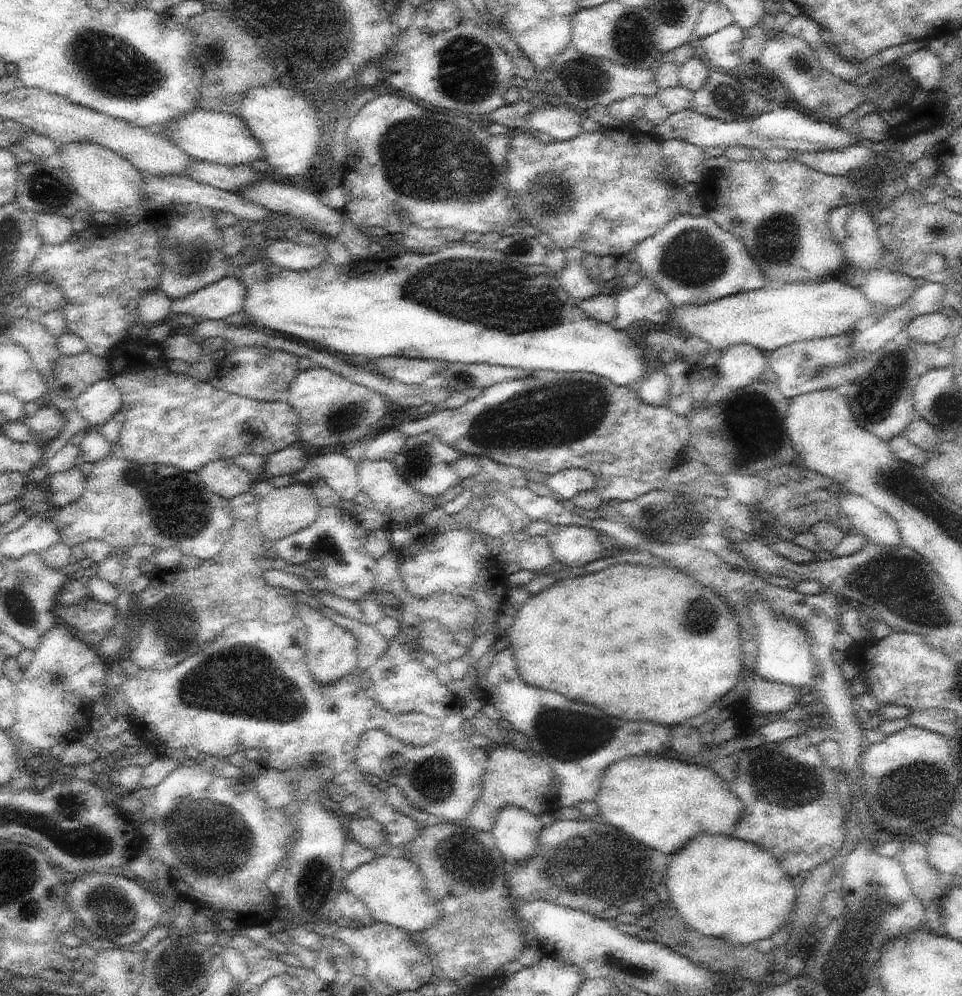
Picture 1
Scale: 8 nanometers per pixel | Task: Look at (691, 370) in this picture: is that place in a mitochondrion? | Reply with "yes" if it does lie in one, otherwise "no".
no

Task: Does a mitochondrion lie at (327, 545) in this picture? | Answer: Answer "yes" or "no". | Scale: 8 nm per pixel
yes

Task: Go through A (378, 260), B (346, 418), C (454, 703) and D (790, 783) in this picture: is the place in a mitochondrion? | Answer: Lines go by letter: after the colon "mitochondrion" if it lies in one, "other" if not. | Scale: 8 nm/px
A: other
B: mitochondrion
C: other
D: mitochondrion

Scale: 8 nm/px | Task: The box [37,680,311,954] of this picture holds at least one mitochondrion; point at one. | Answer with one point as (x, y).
(213, 837)

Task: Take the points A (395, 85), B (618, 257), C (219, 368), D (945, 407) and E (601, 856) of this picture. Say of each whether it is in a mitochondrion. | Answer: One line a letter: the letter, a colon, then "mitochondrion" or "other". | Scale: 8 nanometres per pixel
A: other
B: other
C: other
D: mitochondrion
E: mitochondrion

